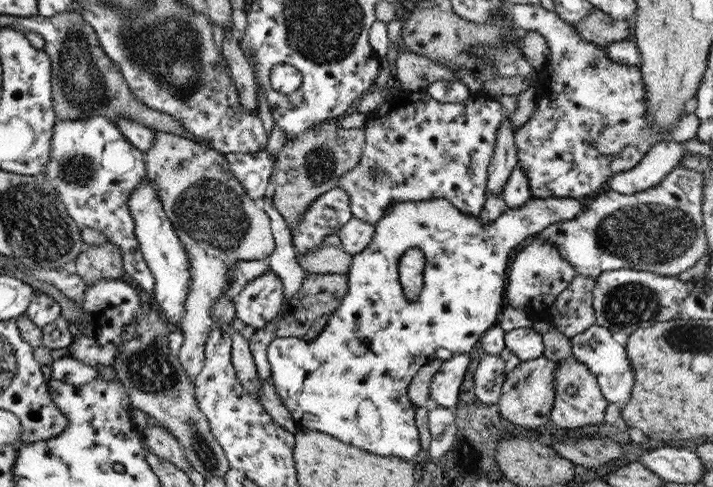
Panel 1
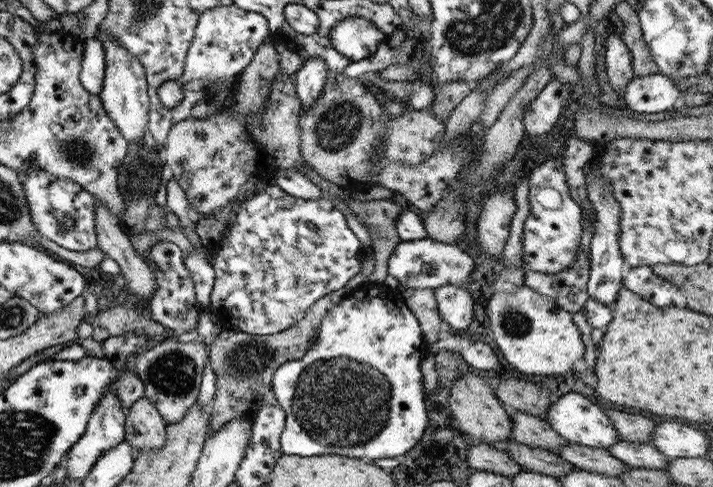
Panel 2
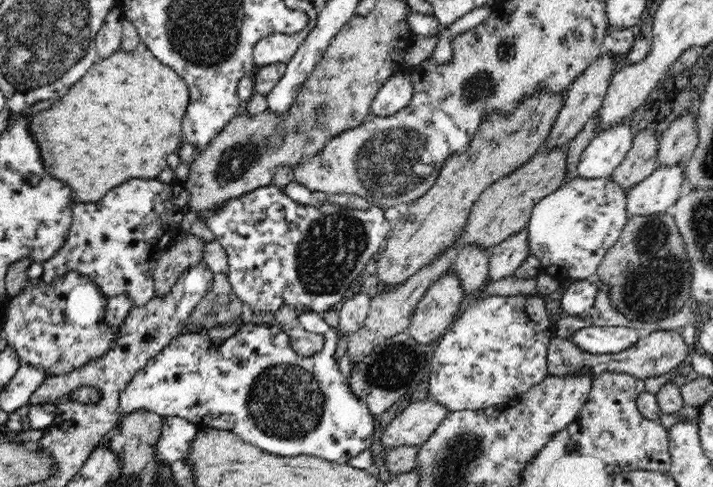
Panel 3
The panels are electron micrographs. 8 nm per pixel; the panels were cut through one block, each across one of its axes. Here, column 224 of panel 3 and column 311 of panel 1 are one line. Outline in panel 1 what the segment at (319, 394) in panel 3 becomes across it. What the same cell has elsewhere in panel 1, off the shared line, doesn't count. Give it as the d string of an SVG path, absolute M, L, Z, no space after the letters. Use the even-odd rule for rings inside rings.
M587 197L578 198L530 198L521 206L514 209L505 209L495 220L482 223L479 217L474 217L468 214L460 213L450 202L445 199L427 199L417 202L396 202L393 203L389 210L374 224L374 235L371 242L358 254L351 258L349 271L347 276L347 291L343 296L342 302L328 316L327 323L323 330L311 341L303 341L303 338L273 338L266 348L266 358L270 368L270 381L274 386L277 397L281 400L283 407L288 410L295 426L300 429L315 430L323 434L328 434L337 440L341 440L343 444L351 444L355 448L367 450L371 454L377 456L399 456L405 460L411 461L411 457L415 456L420 450L420 442L418 441L418 430L415 429L413 413L415 406L411 404L407 398L407 387L411 377L425 364L434 354L436 348L444 348L449 352L467 353L473 355L474 347L477 345L479 337L485 330L492 327L497 322L497 318L501 310L505 306L504 289L505 284L505 265L507 264L508 253L527 236L537 234L541 229L555 224L575 218L579 214L589 200ZM410 248L418 248L423 254L423 269L421 269L422 286L419 291L419 297L413 302L407 301L403 290L398 280L397 264L399 259L405 253L405 250Z

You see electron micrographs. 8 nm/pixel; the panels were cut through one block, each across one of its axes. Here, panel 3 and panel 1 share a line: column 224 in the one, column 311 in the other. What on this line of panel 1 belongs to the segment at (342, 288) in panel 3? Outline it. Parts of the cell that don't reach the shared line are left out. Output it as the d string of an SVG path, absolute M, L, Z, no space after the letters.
M333 187L320 194L302 212L300 219L290 230L295 254L301 255L323 245L323 238L337 234L351 217L349 199L341 187Z

